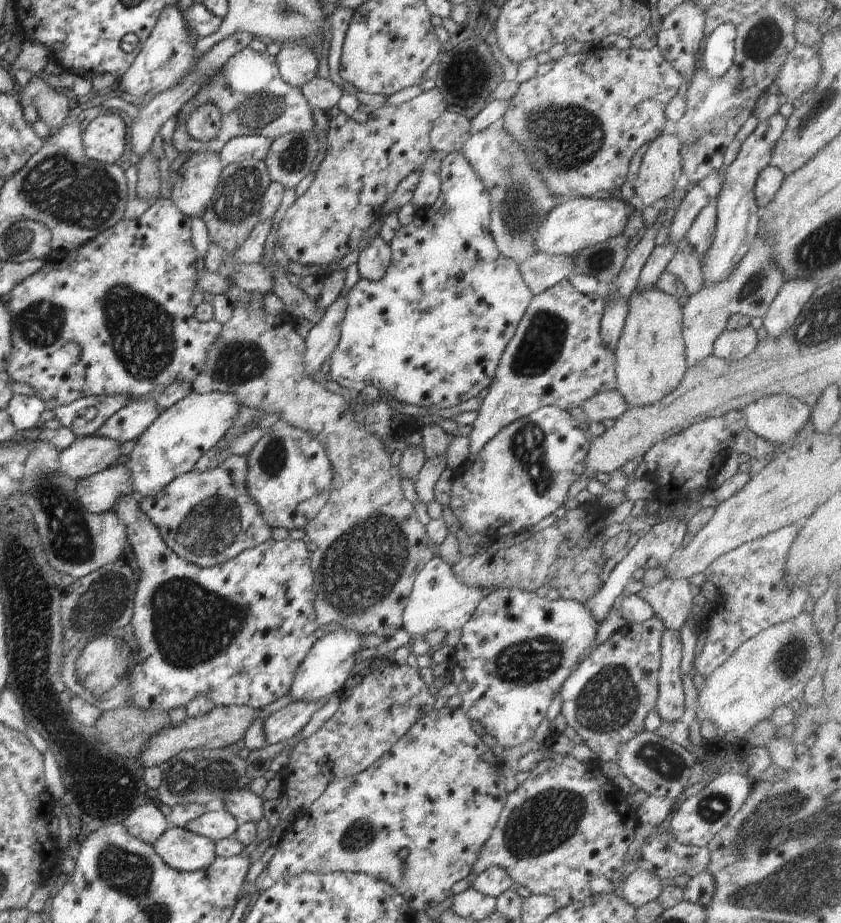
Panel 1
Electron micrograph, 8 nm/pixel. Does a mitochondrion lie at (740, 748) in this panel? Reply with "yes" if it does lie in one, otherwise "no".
no

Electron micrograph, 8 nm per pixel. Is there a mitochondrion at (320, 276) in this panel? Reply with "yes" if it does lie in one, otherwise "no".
no

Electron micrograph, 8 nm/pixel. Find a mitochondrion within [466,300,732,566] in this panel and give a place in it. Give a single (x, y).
(546, 333)

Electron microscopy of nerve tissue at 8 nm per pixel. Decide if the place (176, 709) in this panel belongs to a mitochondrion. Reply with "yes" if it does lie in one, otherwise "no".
no

